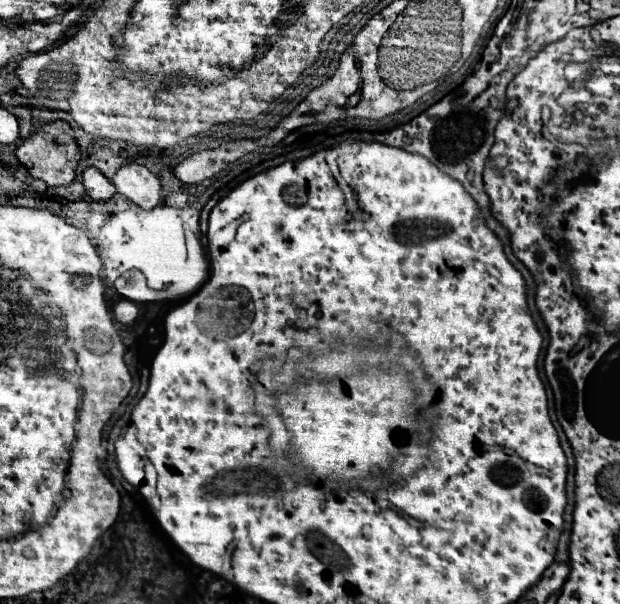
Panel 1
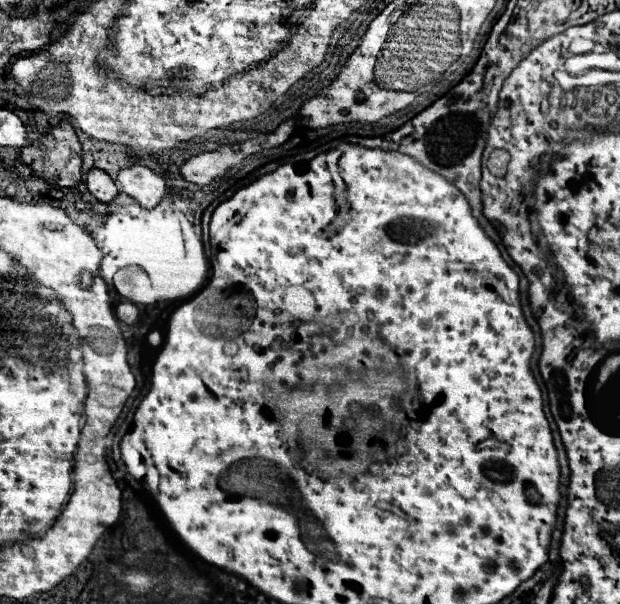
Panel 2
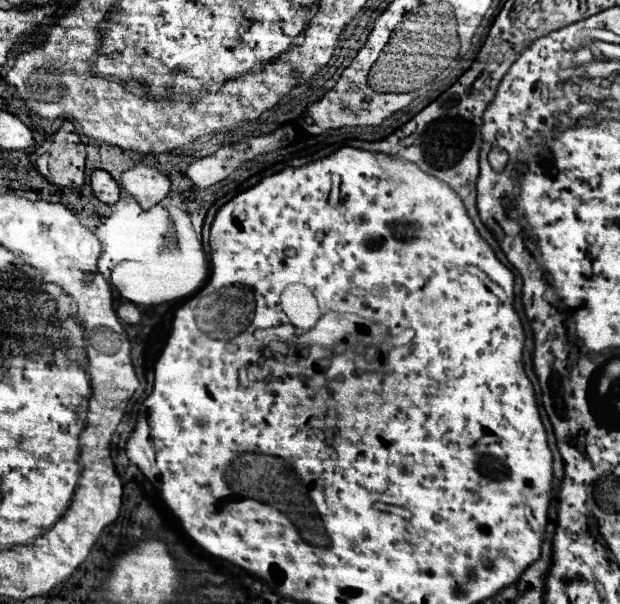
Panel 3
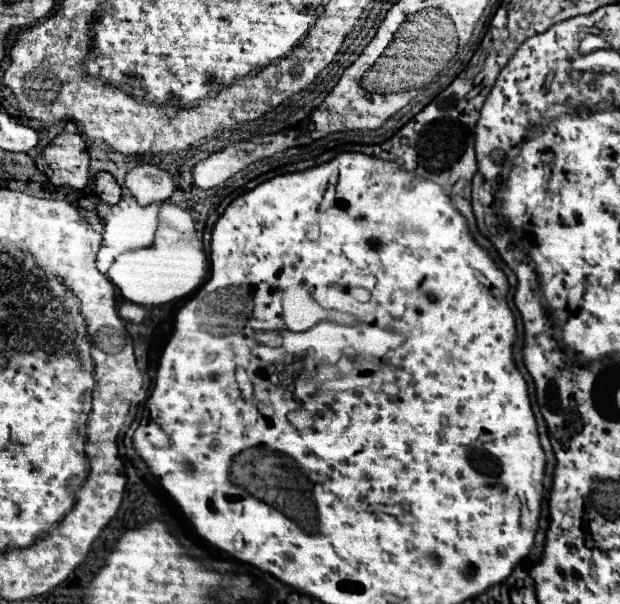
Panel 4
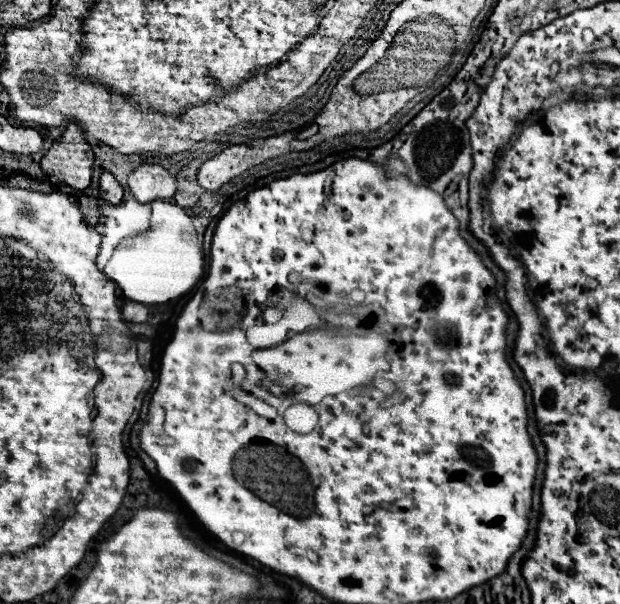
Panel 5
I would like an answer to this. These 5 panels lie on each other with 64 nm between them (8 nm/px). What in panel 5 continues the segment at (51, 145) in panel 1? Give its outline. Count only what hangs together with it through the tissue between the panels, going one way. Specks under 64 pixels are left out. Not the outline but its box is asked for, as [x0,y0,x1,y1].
[40,124,94,190]

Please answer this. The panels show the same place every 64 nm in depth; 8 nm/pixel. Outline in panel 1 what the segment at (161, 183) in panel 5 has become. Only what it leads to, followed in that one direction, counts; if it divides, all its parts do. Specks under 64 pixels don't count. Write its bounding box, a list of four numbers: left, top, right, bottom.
[112,164,162,210]

